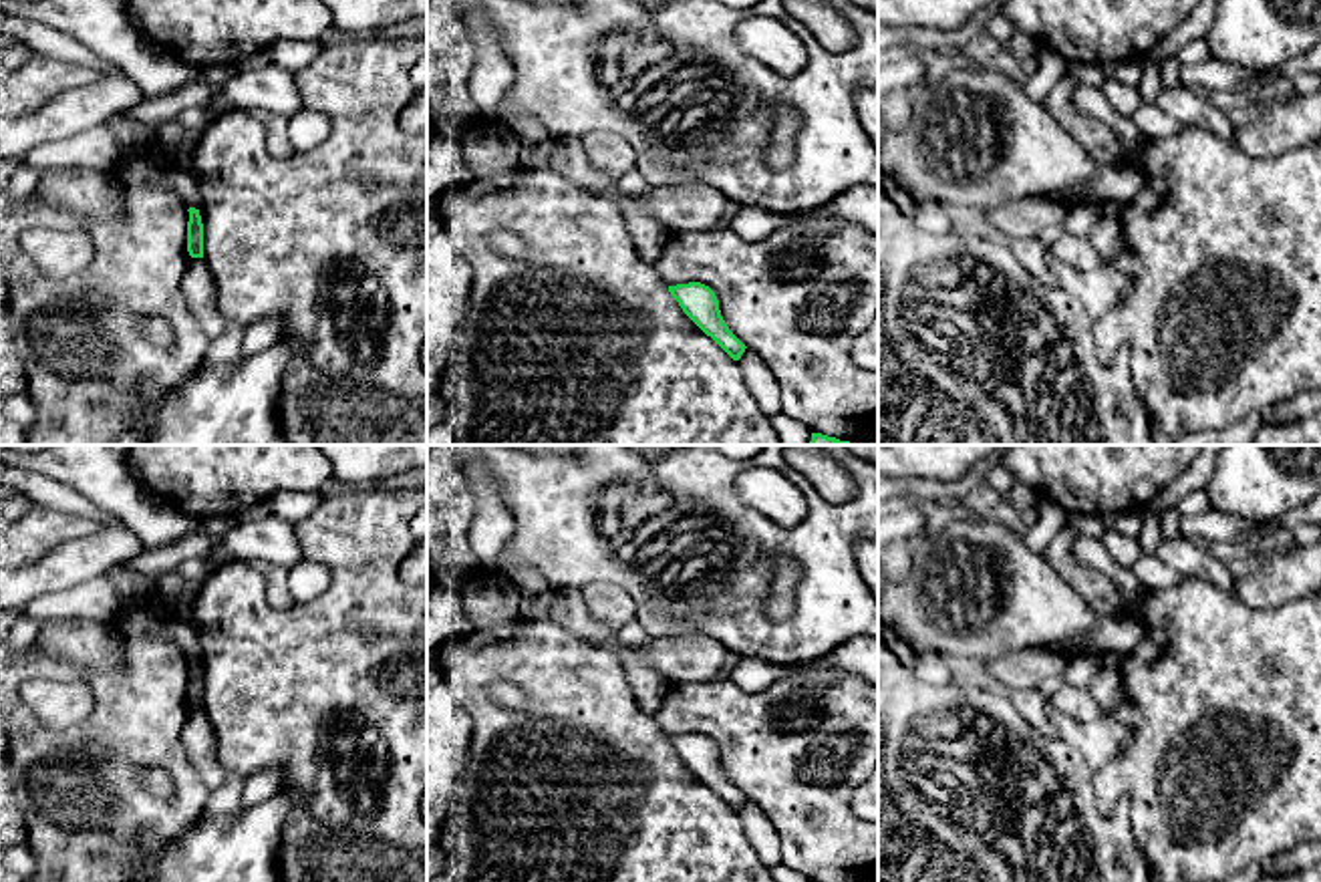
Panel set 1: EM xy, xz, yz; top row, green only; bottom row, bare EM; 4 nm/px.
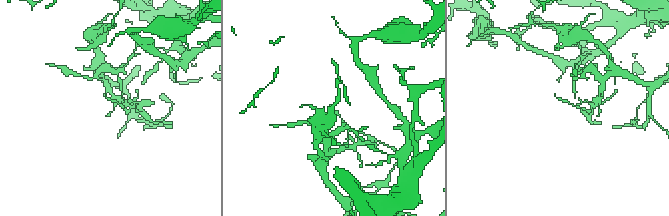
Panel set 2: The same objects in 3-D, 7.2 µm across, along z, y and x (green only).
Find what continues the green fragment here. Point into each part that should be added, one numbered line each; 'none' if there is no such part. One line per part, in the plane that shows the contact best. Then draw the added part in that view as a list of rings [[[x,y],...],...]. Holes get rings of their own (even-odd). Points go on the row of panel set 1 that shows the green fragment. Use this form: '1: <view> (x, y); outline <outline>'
none

